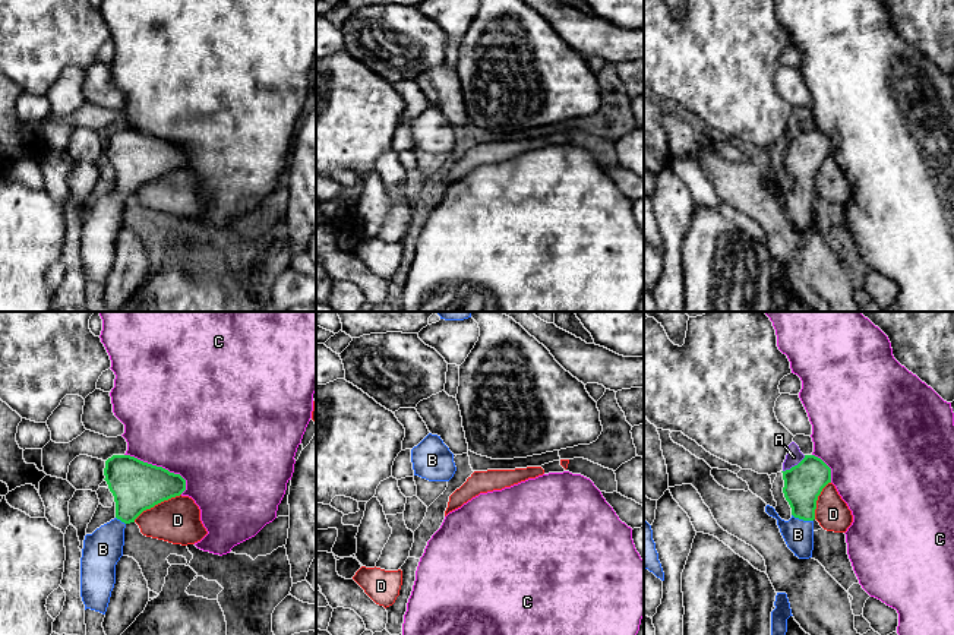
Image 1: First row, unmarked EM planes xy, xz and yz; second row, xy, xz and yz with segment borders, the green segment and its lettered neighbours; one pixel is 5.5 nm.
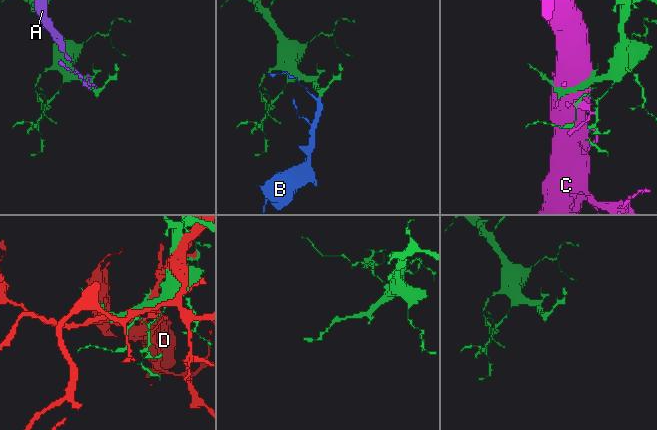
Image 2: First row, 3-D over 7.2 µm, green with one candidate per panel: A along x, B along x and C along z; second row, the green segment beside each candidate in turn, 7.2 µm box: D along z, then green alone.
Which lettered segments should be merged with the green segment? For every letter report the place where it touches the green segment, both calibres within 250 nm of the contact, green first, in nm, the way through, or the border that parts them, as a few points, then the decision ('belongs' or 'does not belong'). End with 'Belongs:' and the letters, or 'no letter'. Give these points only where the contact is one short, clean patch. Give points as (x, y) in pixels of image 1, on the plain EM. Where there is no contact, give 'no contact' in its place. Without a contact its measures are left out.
A: meets green in yz at (795, 138); 220 nm thick on the green side, 90 nm on the other; does not belong
B: meets green in yz at (802, 190); 220 nm thick on the green side, 160 nm on the other; runs through yz (804, 155), (802, 190), (798, 207); belongs
C: meets green in xy at (160, 139); 280 nm thick on the green side, 500 nm on the other; does not belong
D: meets green in xy at (157, 176); 280 nm thick on the green side, 260 nm on the other; does not belong
Belongs: B

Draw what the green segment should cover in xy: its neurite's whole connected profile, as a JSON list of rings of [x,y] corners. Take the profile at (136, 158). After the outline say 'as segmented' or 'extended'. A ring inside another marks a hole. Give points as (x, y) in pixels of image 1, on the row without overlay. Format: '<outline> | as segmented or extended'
[[[113,127],[105,133],[105,154],[116,174],[116,190],[86,206],[80,230],[80,269],[85,282],[91,281],[105,287],[111,263],[116,256],[116,237],[123,228],[124,200],[146,181],[180,168],[186,162],[186,152],[180,146],[162,139],[143,135],[130,127]]] | extended

